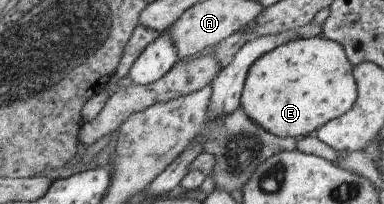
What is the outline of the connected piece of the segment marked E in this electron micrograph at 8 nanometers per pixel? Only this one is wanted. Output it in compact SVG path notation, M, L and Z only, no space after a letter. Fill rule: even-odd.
M317 36L287 42L253 63L242 105L247 116L273 136L300 139L347 114L358 97L354 64L345 47L340 42Z

